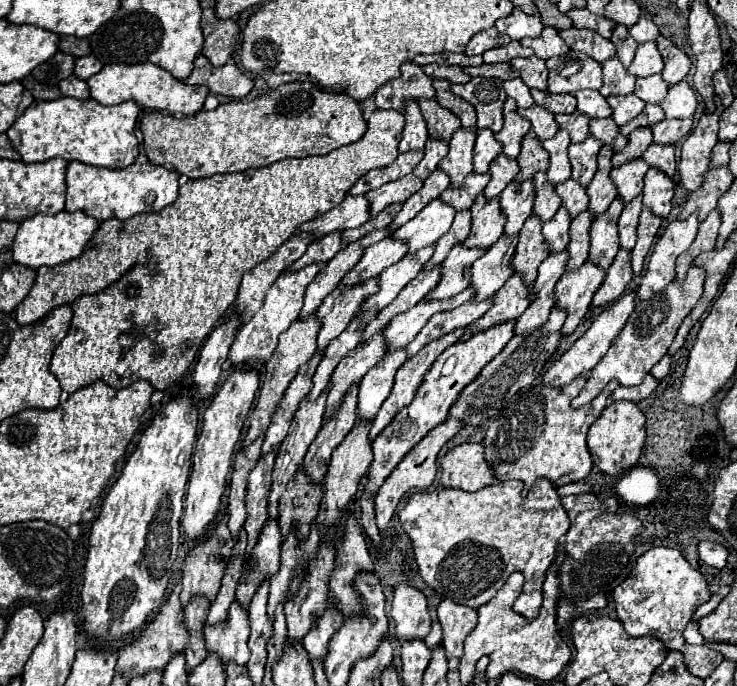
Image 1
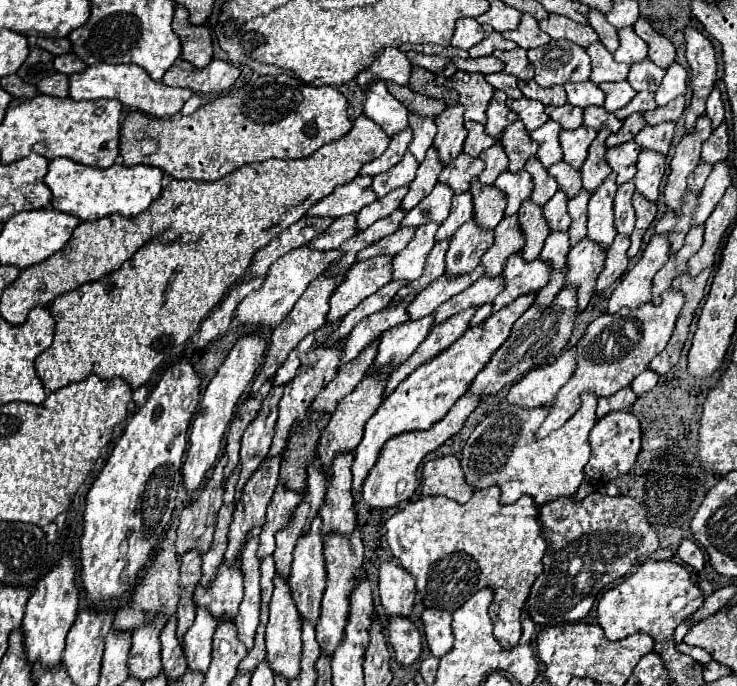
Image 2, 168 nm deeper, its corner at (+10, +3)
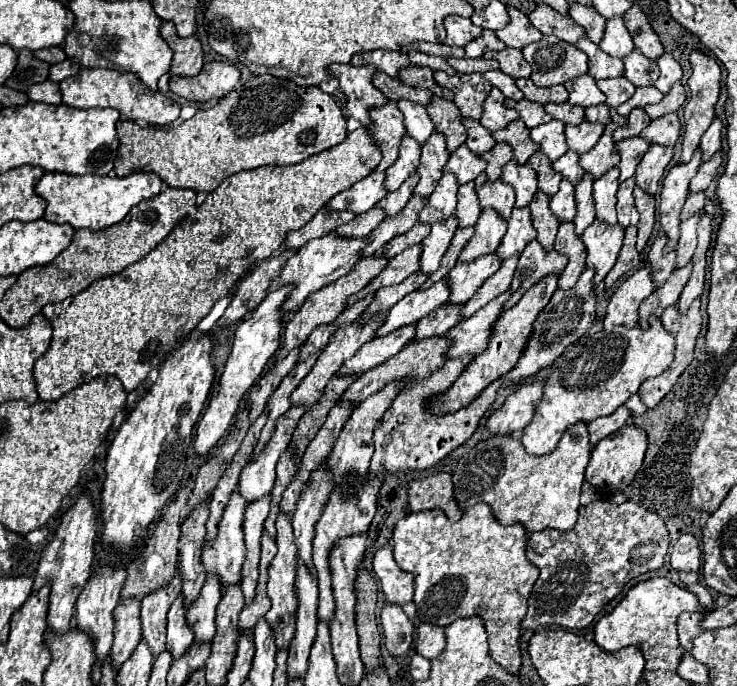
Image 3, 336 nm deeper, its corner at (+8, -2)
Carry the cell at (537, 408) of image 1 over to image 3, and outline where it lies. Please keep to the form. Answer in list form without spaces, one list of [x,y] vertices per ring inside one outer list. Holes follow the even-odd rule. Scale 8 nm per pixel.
[[[575,423],[575,427],[569,427],[555,451],[547,455],[527,455],[517,435],[509,435],[507,439],[491,435],[459,459],[453,471],[455,499],[461,509],[481,501],[489,503],[501,525],[521,523],[529,533],[547,527],[567,531],[577,521],[579,495],[591,449],[587,423]]]

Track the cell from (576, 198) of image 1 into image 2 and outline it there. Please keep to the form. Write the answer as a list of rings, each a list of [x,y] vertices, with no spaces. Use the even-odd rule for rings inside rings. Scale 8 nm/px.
[[[561,160],[561,162],[555,162],[555,164],[549,166],[547,170],[549,170],[549,174],[557,180],[559,188],[565,190],[565,194],[567,194],[569,198],[577,196],[579,190],[583,188],[583,186],[581,186],[581,174],[579,174],[577,170],[573,170],[567,162],[563,162],[563,160]]]

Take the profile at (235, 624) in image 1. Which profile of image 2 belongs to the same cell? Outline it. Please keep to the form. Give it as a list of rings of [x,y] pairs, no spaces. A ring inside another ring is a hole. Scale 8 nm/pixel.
[[[223,562],[217,576],[203,586],[197,584],[195,604],[207,608],[215,618],[235,618],[243,598],[243,572],[239,566]]]

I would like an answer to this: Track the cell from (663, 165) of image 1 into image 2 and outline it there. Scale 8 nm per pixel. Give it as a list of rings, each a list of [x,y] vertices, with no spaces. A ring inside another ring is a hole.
[[[663,122],[663,124],[655,124],[655,126],[645,126],[635,136],[635,142],[641,148],[651,148],[651,150],[659,150],[661,154],[667,154],[669,146],[671,146],[671,140],[673,140],[673,130],[675,130],[675,122]]]

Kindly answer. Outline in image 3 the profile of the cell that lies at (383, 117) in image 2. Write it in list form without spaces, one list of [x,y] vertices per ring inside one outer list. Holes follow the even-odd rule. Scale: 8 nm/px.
[[[333,63],[331,73],[339,79],[341,91],[347,95],[349,115],[363,125],[371,125],[371,111],[387,103],[387,97],[371,83],[371,77],[377,73],[377,69],[371,65],[353,67]]]

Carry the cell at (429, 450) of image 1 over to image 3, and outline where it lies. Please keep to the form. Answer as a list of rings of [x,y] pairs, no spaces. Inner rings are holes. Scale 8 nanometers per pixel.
[[[467,355],[467,357],[453,359],[451,363],[447,361],[439,371],[435,371],[433,375],[419,381],[409,391],[399,393],[395,397],[395,403],[387,409],[387,415],[383,415],[383,423],[379,423],[375,429],[375,437],[373,437],[375,453],[371,457],[369,467],[383,467],[387,475],[403,475],[409,471],[431,469],[433,465],[437,465],[441,459],[445,459],[453,449],[463,445],[475,433],[481,417],[495,401],[495,393],[503,381],[493,381],[471,405],[467,405],[455,413],[431,415],[431,413],[425,413],[425,409],[421,407],[421,397],[433,397],[433,395],[445,392],[471,359],[473,357]]]

